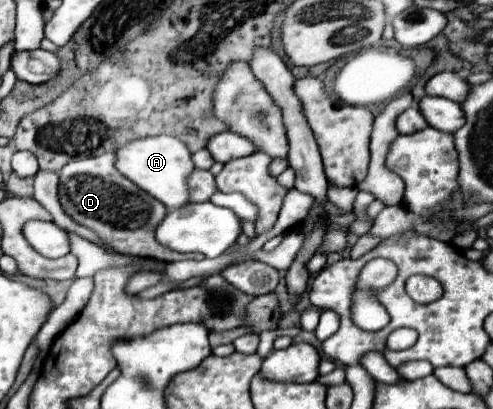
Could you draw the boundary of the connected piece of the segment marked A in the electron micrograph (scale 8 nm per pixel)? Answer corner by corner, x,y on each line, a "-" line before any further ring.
150,136
150,138
140,138
134,142
128,142
126,146
118,148
118,170
138,184
142,190
158,198
168,210
182,208
182,204
190,202
190,188
188,188
188,176
194,172
194,162
192,154
186,144
182,144
174,136

